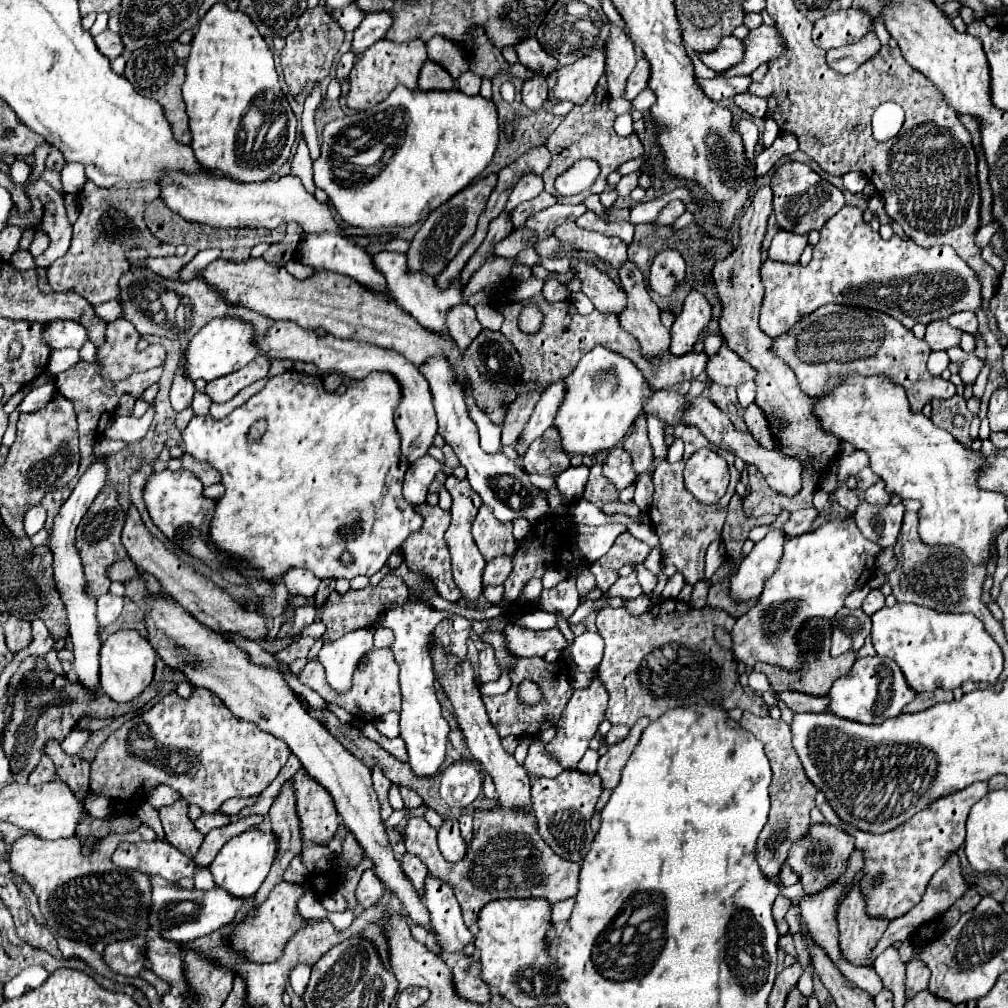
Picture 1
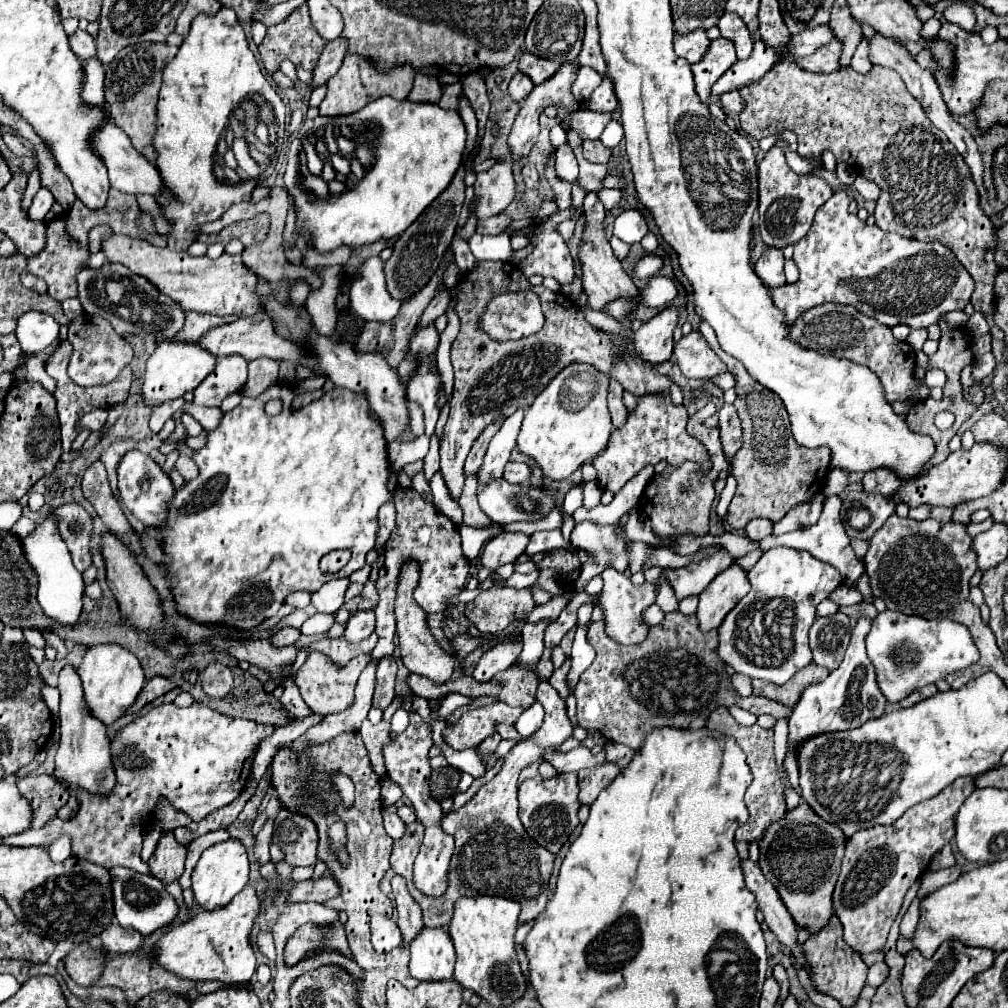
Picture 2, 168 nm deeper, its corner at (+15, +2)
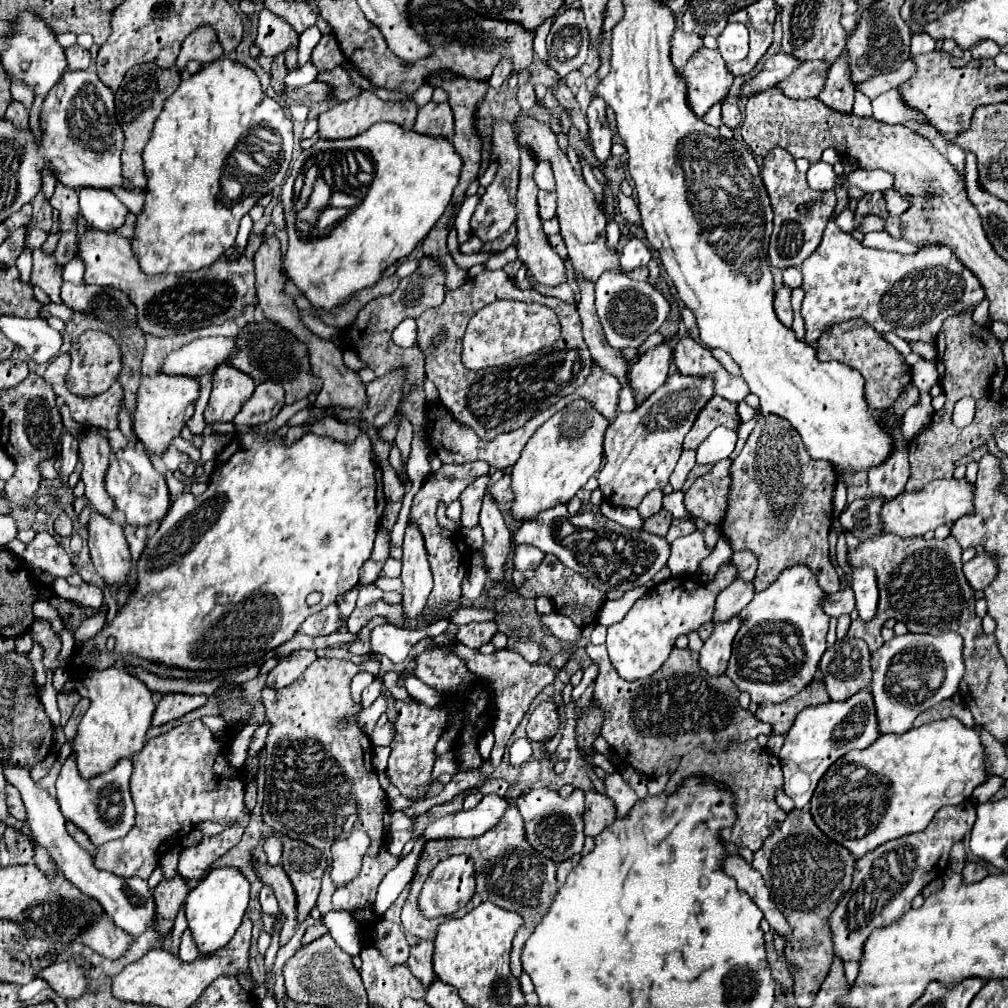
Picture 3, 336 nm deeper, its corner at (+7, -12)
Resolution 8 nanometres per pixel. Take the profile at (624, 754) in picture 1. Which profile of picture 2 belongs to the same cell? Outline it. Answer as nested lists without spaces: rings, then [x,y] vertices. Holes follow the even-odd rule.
[[[603,762],[595,768],[581,770],[579,772],[579,800],[581,804],[591,804],[597,794],[619,774],[619,764],[617,762]]]

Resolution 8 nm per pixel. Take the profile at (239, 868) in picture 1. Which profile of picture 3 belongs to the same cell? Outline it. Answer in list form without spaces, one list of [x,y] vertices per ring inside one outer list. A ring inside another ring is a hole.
[[[235,868],[211,870],[187,896],[185,916],[191,930],[191,938],[201,954],[213,954],[223,948],[239,928],[249,902],[249,882]]]

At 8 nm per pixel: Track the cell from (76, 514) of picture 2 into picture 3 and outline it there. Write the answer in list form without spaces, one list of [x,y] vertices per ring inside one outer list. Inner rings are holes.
[[[39,532],[35,540],[25,548],[21,558],[25,560],[27,568],[41,568],[53,576],[63,576],[63,578],[73,574],[73,566],[69,564],[69,554],[47,532]]]

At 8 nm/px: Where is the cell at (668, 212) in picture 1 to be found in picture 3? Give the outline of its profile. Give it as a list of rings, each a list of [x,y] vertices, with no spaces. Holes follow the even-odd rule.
[[[631,238],[619,256],[619,268],[621,272],[631,272],[639,266],[647,266],[649,260],[651,260],[651,250],[645,246],[645,242],[639,238]]]

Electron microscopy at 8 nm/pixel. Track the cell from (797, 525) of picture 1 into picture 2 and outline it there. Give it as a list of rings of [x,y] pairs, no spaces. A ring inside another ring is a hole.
[[[755,518],[745,526],[745,532],[751,540],[761,540],[773,532],[773,520],[767,518]]]

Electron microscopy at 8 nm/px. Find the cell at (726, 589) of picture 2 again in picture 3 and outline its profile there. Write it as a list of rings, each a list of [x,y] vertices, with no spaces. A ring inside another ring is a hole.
[[[735,616],[725,624],[715,624],[715,632],[703,644],[699,652],[699,664],[709,676],[723,676],[731,658],[731,642],[741,626],[741,620]]]

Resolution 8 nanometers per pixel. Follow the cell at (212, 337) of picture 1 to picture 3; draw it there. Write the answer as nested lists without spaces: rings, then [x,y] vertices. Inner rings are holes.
[[[155,374],[141,380],[141,386],[137,390],[137,406],[133,412],[133,434],[143,444],[149,456],[161,456],[169,448],[171,440],[179,436],[181,428],[193,416],[197,398],[199,398],[197,378]]]

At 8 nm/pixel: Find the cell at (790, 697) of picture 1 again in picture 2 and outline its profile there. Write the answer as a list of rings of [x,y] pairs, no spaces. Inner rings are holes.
[[[679,610],[665,614],[663,622],[649,628],[649,634],[645,636],[645,642],[641,646],[621,646],[619,642],[613,642],[605,634],[605,622],[591,622],[587,628],[587,640],[595,648],[597,656],[593,664],[581,674],[577,686],[575,686],[575,698],[577,698],[577,722],[581,728],[595,728],[601,730],[601,734],[609,742],[625,744],[633,750],[637,750],[655,726],[677,726],[687,728],[697,716],[709,716],[719,706],[739,706],[743,710],[749,710],[751,714],[769,714],[773,718],[787,718],[791,714],[791,708],[781,706],[781,702],[773,702],[765,696],[749,696],[741,698],[729,684],[729,676],[719,676],[719,666],[725,666],[721,658],[717,656],[717,630],[701,632],[697,626],[695,614],[681,614]]]

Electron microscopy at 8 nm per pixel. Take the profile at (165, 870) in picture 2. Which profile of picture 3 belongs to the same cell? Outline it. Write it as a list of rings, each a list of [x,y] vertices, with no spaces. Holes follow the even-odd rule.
[[[175,876],[173,880],[161,880],[161,884],[153,890],[155,930],[159,932],[161,938],[165,938],[173,930],[175,916],[183,906],[187,894],[189,894],[189,888],[181,876]]]

